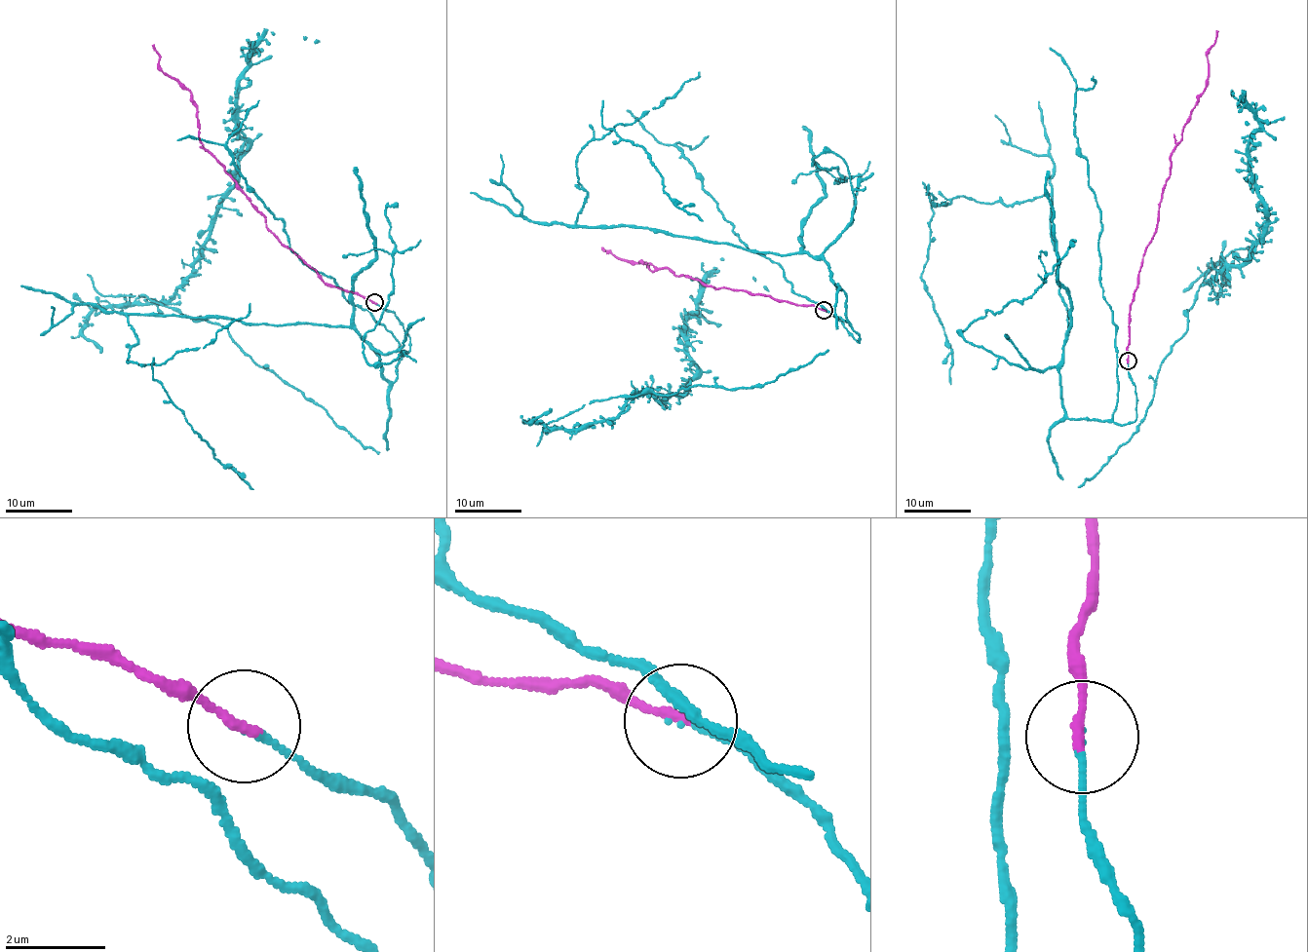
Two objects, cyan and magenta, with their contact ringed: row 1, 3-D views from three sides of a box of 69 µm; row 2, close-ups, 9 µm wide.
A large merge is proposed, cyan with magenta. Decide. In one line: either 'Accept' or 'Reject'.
Accept

